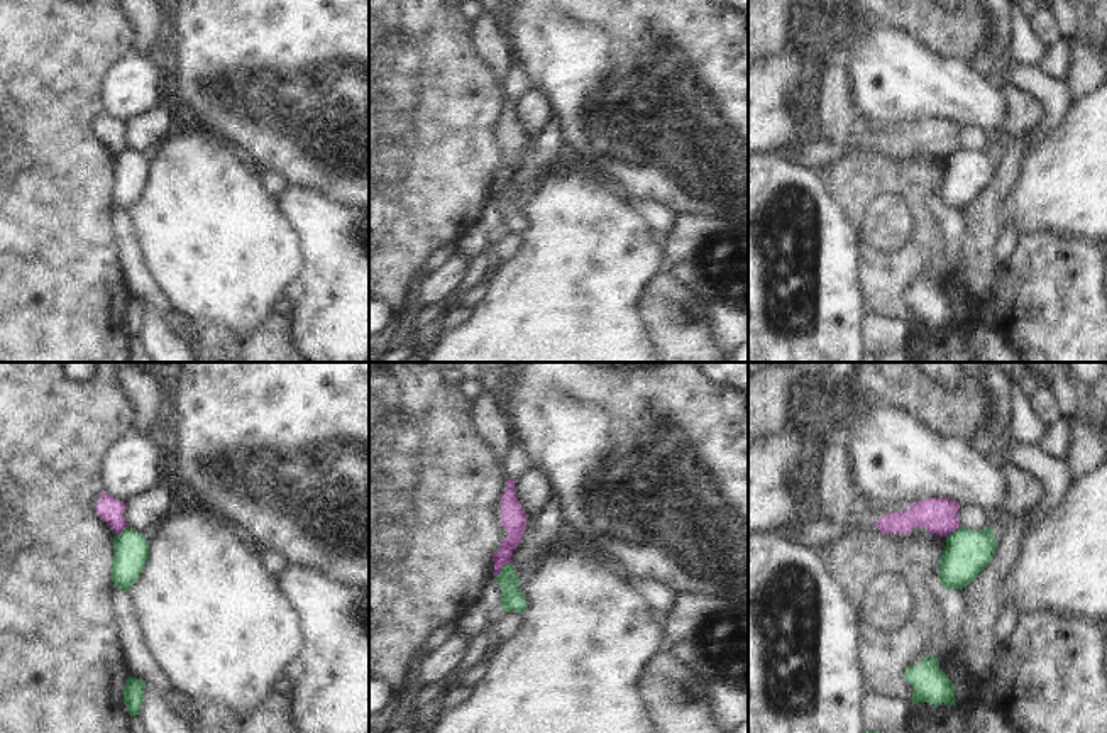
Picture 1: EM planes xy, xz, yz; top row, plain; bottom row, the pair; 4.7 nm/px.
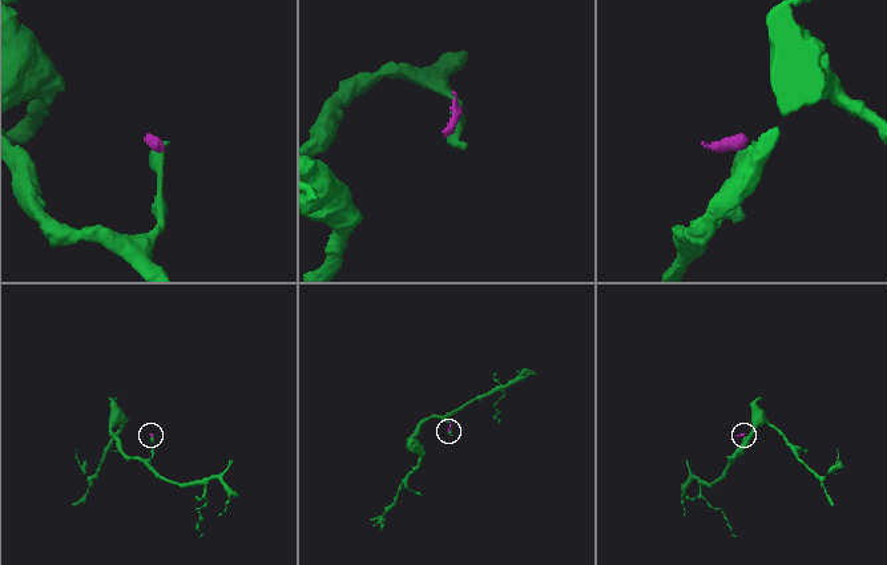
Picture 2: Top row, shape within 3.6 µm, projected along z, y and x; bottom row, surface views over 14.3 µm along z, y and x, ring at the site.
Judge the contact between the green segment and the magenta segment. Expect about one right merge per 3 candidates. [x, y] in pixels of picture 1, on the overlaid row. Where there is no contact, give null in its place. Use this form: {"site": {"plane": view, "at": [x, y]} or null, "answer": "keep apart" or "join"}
{"site": {"plane": "xz", "at": [501, 571]}, "answer": "keep apart"}

